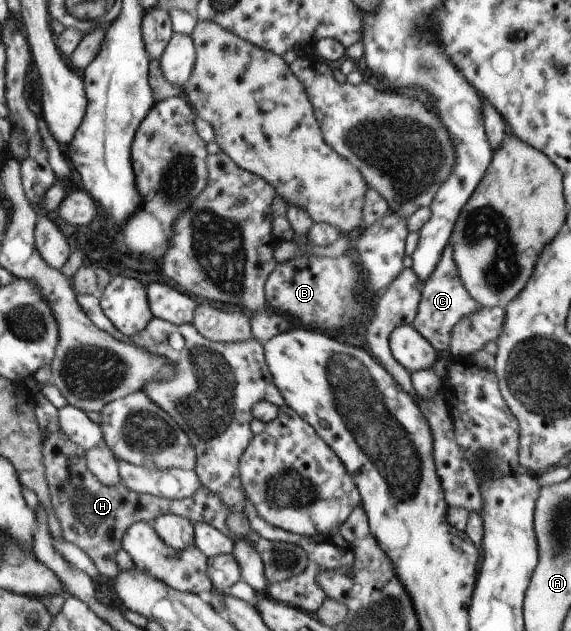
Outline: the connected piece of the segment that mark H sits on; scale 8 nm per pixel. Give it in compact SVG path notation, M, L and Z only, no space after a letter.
M61 430L53 431L43 444L45 476L52 490L53 512L61 523L62 537L73 542L92 560L98 572L109 580L113 580L119 572L115 554L121 550L123 534L133 526L134 521L153 520L161 515L181 515L193 523L207 523L225 533L237 542L237 534L231 534L226 526L226 517L231 510L225 506L215 492L205 486L199 487L193 496L183 499L165 499L151 495L138 495L127 488L121 480L115 486L101 484L100 480L88 468L87 452L77 446L67 434Z

